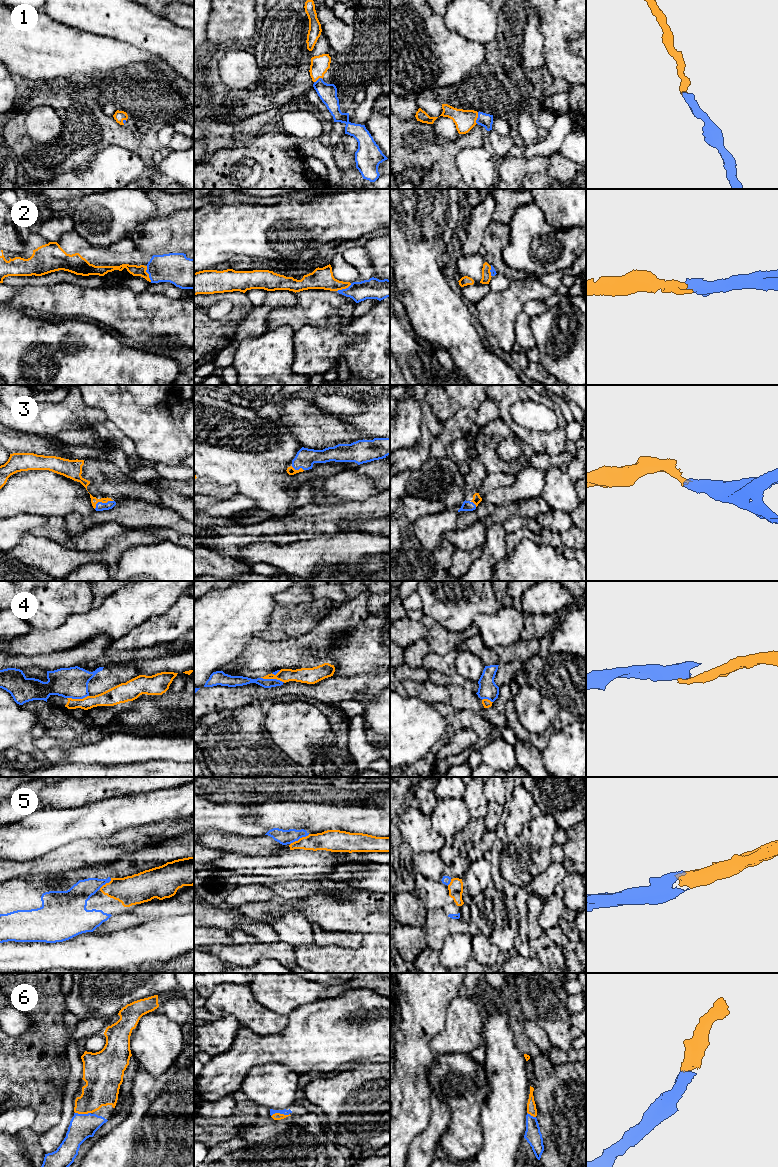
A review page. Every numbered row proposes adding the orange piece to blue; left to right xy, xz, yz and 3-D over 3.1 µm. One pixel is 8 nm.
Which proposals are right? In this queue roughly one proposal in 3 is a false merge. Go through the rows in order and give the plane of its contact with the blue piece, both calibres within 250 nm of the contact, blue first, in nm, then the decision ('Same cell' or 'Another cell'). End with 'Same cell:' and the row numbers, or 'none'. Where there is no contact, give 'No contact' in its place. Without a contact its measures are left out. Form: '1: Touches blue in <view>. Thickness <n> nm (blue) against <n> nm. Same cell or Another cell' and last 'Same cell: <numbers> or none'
1: Touches blue in yz. Thickness 110 nm (blue) against 170 nm. Same cell
2: Touches blue in xy. Thickness 240 nm (blue) against 90 nm. Same cell
3: Touches blue in xy. Thickness 70 nm (blue) against 60 nm. Same cell
4: Touches blue in xz. Thickness 80 nm (blue) against 120 nm. Another cell
5: Touches blue in xz. Thickness 120 nm (blue) against 170 nm. Same cell
6: Touches blue in xz. Thickness 50 nm (blue) against 60 nm. Same cell
Same cell: 1, 2, 3, 5, 6

